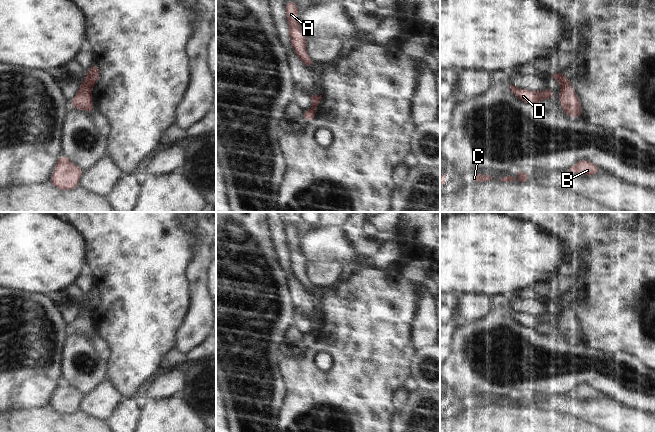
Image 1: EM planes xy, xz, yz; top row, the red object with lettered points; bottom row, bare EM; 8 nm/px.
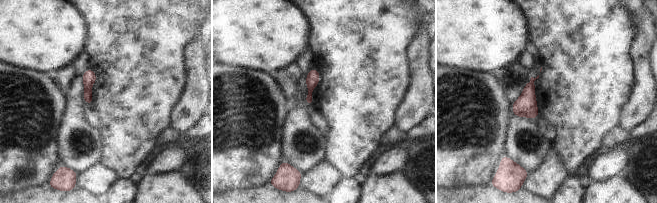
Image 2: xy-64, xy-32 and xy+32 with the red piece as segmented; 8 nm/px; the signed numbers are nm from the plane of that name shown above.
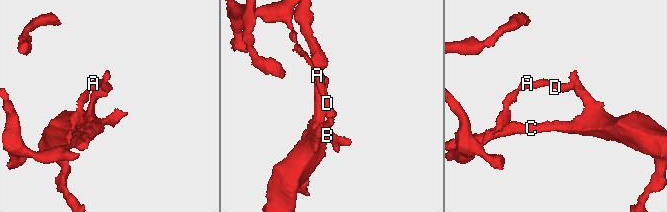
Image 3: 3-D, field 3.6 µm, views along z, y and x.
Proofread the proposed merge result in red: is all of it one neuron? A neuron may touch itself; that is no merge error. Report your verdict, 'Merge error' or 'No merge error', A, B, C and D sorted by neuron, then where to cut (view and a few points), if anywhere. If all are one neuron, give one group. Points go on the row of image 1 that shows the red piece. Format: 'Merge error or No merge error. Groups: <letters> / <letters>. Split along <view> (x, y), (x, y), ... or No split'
Merge error. Groups: A D / B C. Split along xy (84, 81), (91, 89)

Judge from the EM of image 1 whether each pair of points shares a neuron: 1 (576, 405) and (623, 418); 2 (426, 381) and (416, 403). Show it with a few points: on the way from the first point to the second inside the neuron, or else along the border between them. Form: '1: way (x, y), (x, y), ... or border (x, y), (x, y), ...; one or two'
1: way (588, 410), (605, 412), (611, 415); one
2: border (418, 387), (429, 391); two

